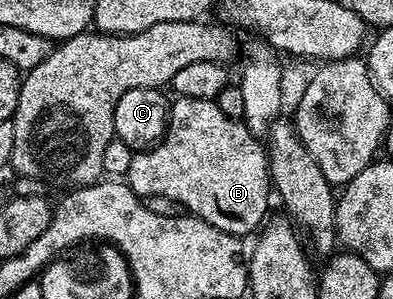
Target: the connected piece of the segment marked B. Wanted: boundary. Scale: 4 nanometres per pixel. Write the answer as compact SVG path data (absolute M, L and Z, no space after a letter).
M176 96L170 102L166 133L150 149L136 152L133 163L129 163L125 181L141 199L167 195L183 203L188 214L236 235L254 234L264 224L268 216L267 200L273 197L271 170L264 142L240 118L225 115L225 111L221 111L214 101L181 96Z

